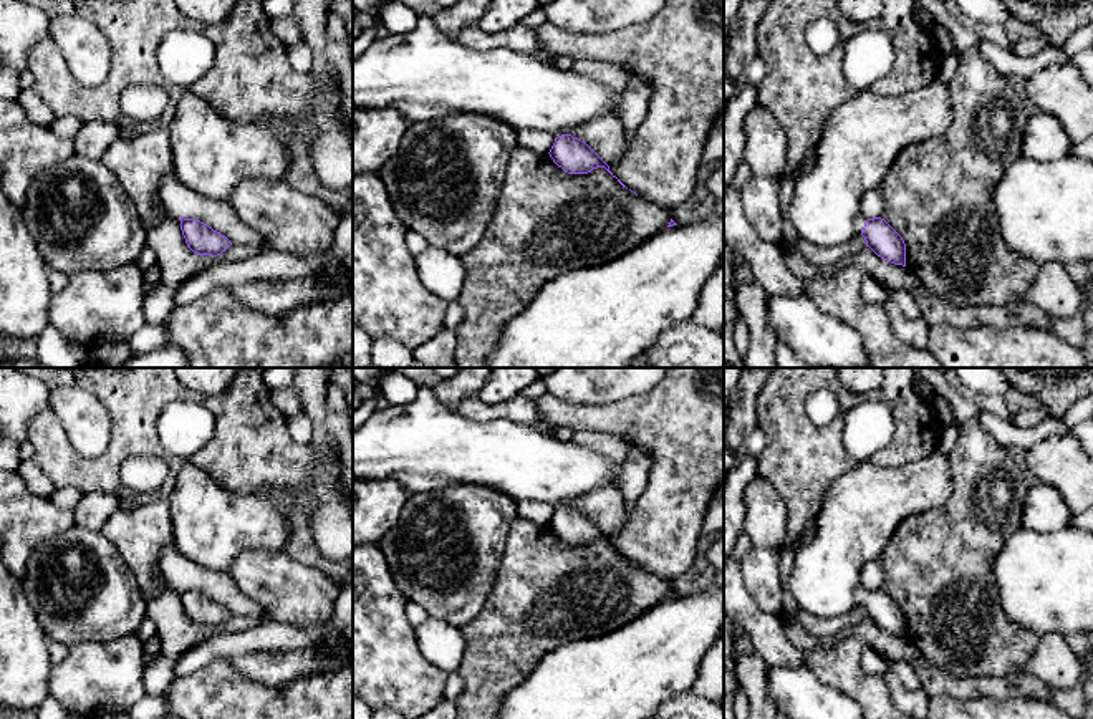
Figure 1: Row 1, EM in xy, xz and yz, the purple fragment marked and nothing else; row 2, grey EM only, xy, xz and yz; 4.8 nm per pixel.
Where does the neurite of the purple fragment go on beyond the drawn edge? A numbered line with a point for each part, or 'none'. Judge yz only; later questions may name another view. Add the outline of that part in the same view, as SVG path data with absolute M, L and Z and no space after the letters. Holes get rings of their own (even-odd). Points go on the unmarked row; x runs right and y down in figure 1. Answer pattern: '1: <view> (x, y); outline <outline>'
1: yz (860, 512); outline M937 449L898 469L883 469L871 462L858 464L835 480L813 517L815 535L797 548L790 570L788 588L800 610L811 618L838 618L859 606L868 591L861 583L863 565L881 558L906 517L944 504L952 489L951 459Z

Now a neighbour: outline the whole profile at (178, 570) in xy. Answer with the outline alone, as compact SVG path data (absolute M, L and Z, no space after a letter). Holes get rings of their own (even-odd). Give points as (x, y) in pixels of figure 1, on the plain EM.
M169 543L159 555L161 575L171 586L195 590L225 606L232 615L252 616L257 623L265 610L245 596L227 572L209 572L190 562L176 543Z

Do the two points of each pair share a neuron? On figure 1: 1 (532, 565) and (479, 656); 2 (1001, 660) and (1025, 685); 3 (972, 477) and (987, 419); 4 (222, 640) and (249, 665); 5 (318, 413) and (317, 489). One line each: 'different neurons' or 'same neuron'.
1: same neuron
2: different neurons
3: different neurons
4: different neurons
5: same neuron

